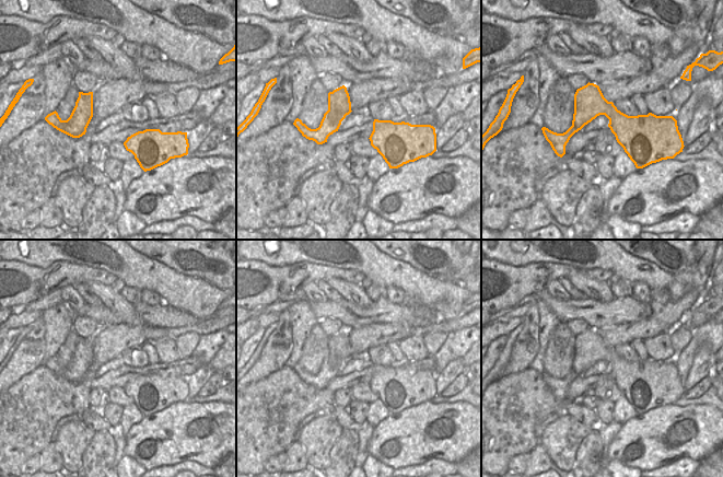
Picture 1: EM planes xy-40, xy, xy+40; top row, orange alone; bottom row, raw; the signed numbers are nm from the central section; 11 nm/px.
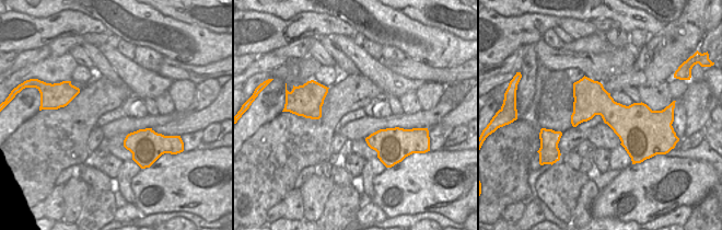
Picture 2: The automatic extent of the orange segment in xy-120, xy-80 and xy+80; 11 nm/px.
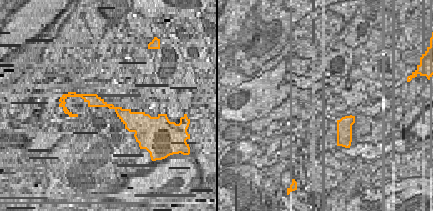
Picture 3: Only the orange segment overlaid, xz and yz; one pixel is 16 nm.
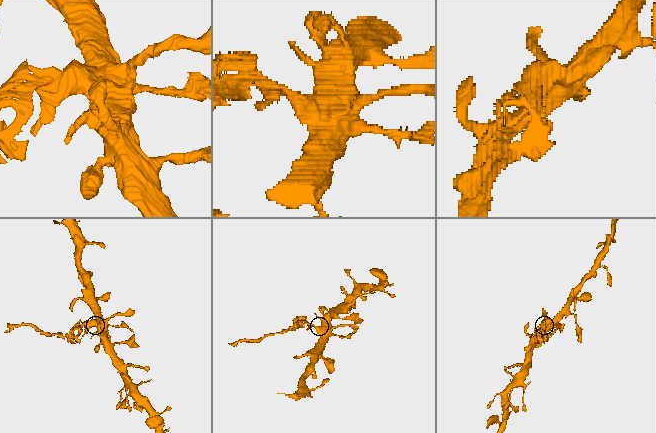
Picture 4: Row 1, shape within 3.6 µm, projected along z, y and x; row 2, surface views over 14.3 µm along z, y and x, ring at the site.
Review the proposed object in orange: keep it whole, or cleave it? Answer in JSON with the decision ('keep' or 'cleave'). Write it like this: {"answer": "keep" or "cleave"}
{"answer": "cleave"}

